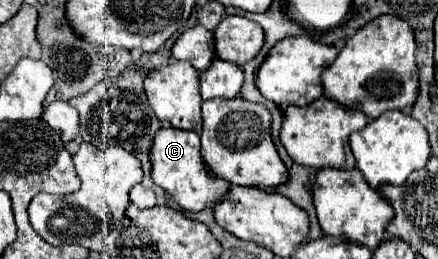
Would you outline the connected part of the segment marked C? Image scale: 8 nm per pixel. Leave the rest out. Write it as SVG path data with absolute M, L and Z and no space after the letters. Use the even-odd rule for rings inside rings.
M164 125L154 137L150 163L154 183L170 193L170 197L186 211L202 211L202 207L206 205L214 207L214 203L218 203L218 199L222 199L222 195L226 195L226 191L230 189L226 181L208 171L200 153L200 137L194 131L182 131Z

